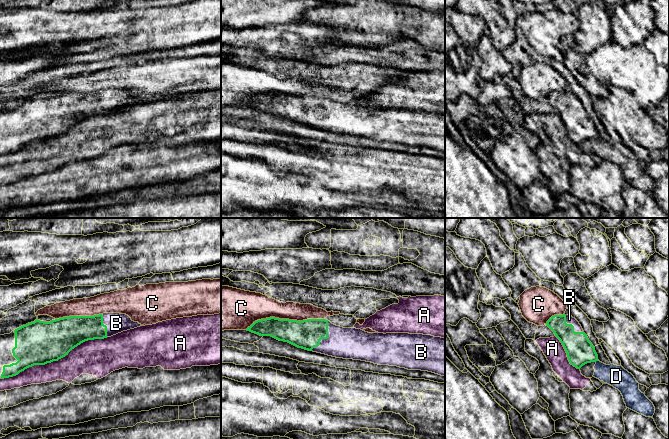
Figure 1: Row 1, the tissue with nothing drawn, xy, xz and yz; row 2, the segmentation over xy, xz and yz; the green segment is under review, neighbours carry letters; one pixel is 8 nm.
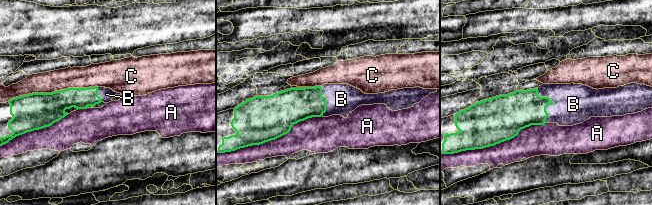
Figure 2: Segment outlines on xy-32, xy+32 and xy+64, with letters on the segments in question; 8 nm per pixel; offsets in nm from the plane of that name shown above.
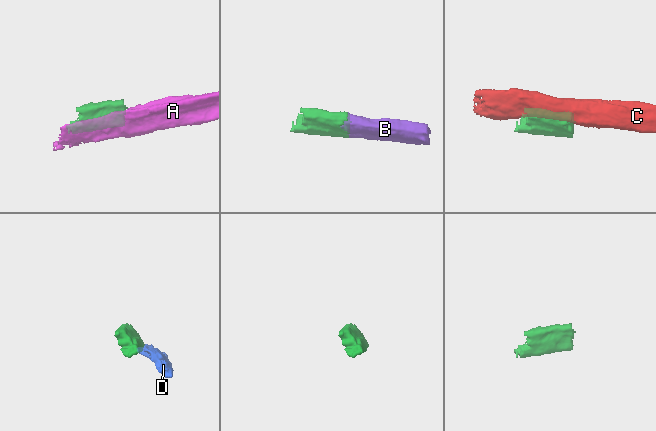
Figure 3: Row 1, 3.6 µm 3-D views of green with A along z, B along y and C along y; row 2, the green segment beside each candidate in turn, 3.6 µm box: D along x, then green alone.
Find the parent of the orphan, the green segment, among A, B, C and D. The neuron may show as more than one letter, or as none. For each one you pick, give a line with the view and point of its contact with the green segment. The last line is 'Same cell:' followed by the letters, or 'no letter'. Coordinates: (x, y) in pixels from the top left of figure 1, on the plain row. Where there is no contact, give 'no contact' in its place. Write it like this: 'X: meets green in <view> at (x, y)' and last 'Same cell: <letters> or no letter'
B: meets green in xz at (325, 114)
Same cell: B

